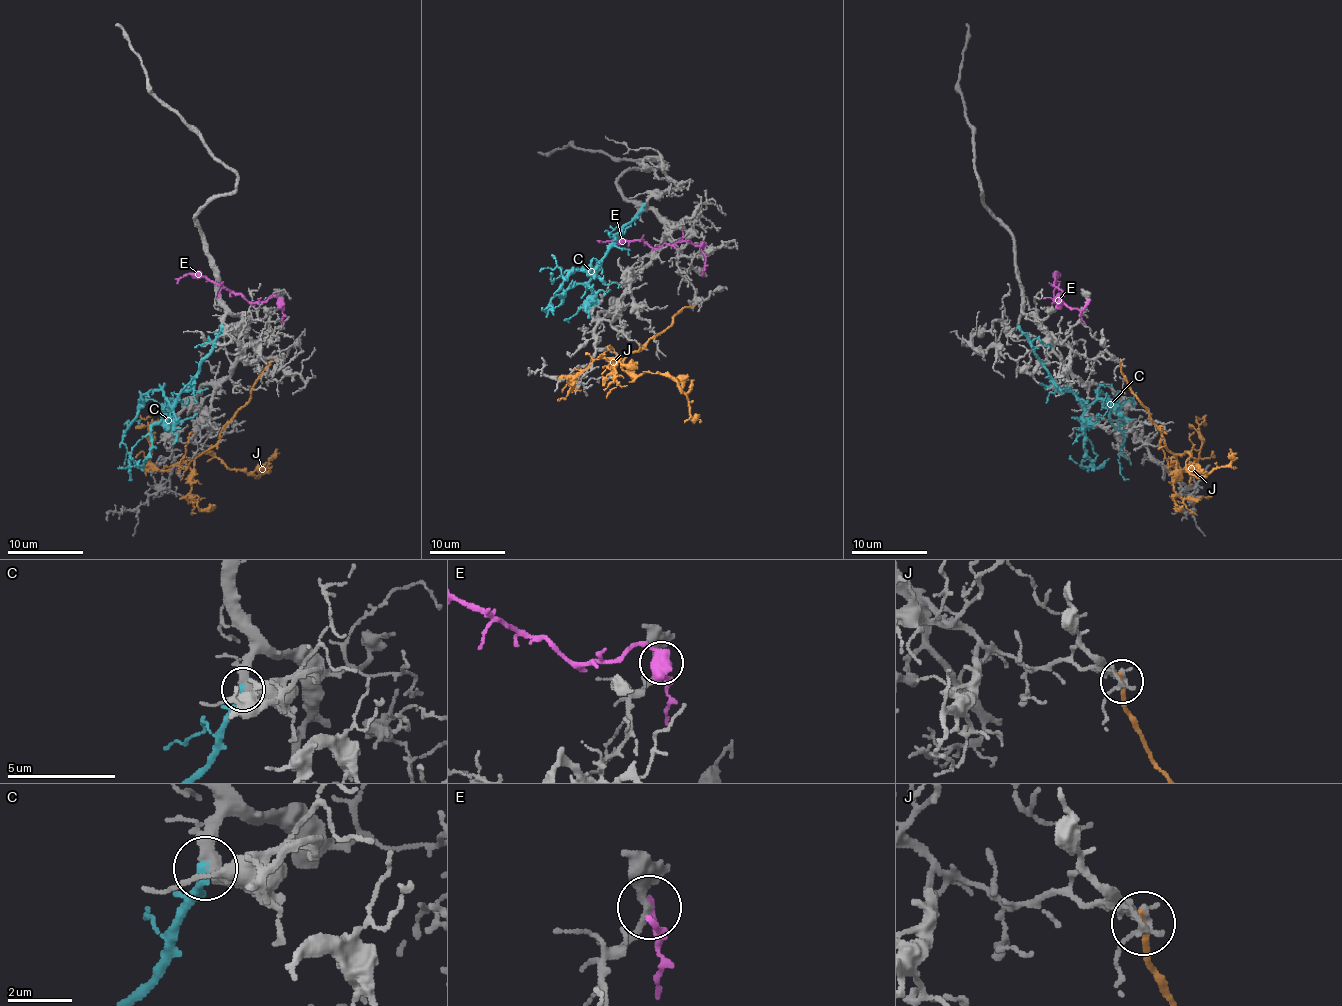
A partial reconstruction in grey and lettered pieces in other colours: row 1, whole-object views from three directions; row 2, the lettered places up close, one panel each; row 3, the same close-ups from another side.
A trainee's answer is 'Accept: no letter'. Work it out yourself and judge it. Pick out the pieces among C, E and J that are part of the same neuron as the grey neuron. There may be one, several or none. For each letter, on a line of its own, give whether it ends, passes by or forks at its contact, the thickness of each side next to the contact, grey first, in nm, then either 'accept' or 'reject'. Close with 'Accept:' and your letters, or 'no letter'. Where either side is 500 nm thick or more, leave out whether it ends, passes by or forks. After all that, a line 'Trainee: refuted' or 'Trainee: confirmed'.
C: it ends; calibres 320 and 320 nm; accept
E: it ends; calibres 280 and 240 nm; reject
J: it ends; calibres 240 and 180 nm; reject
Accept: C
Trainee: refuted

